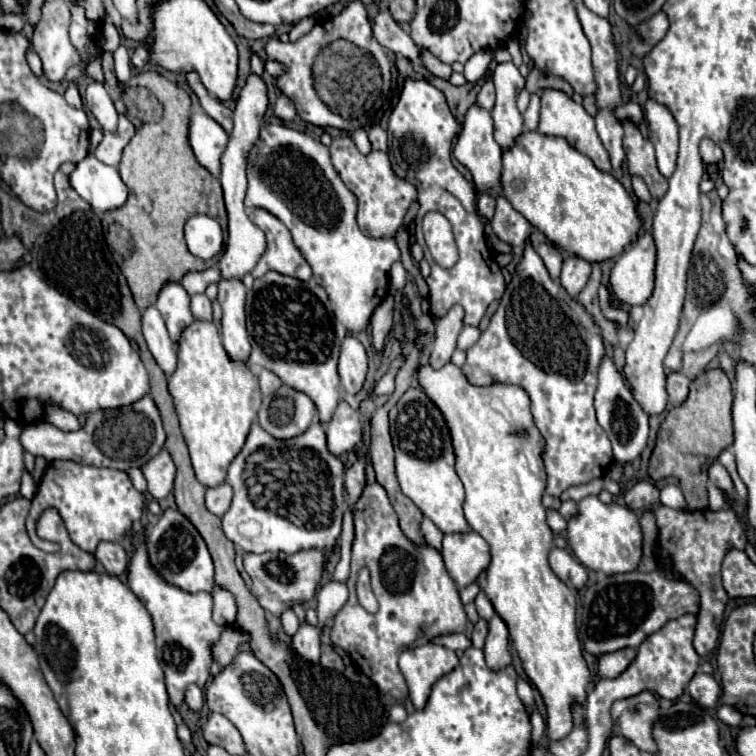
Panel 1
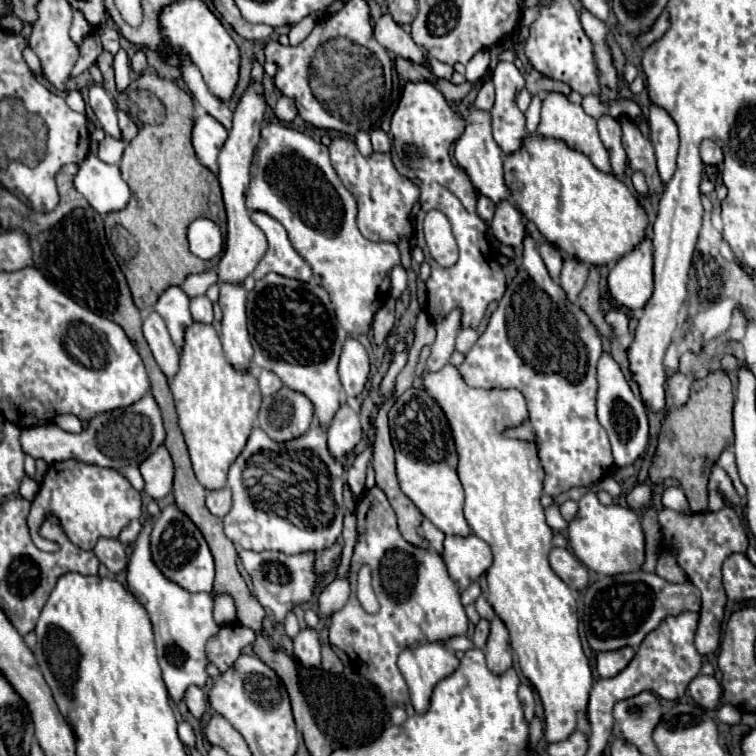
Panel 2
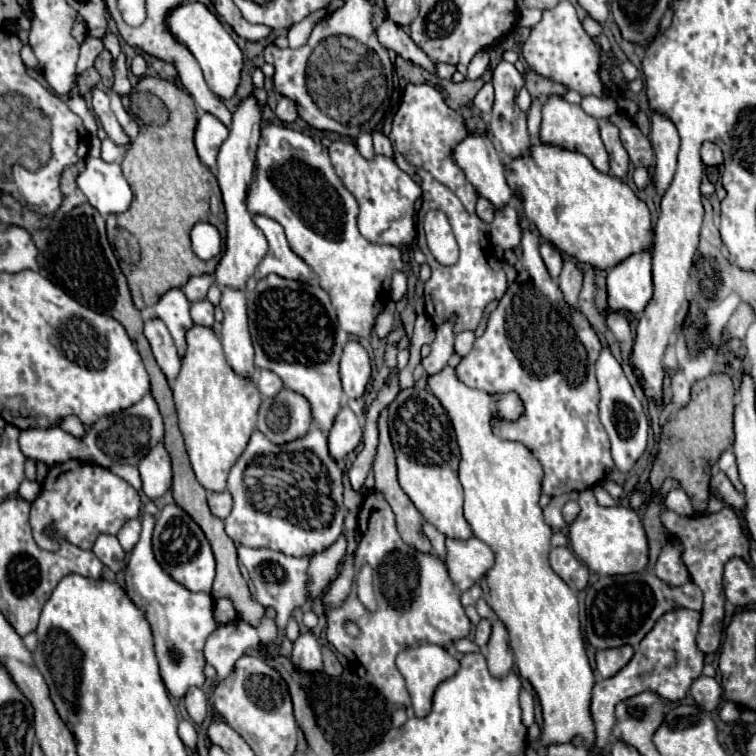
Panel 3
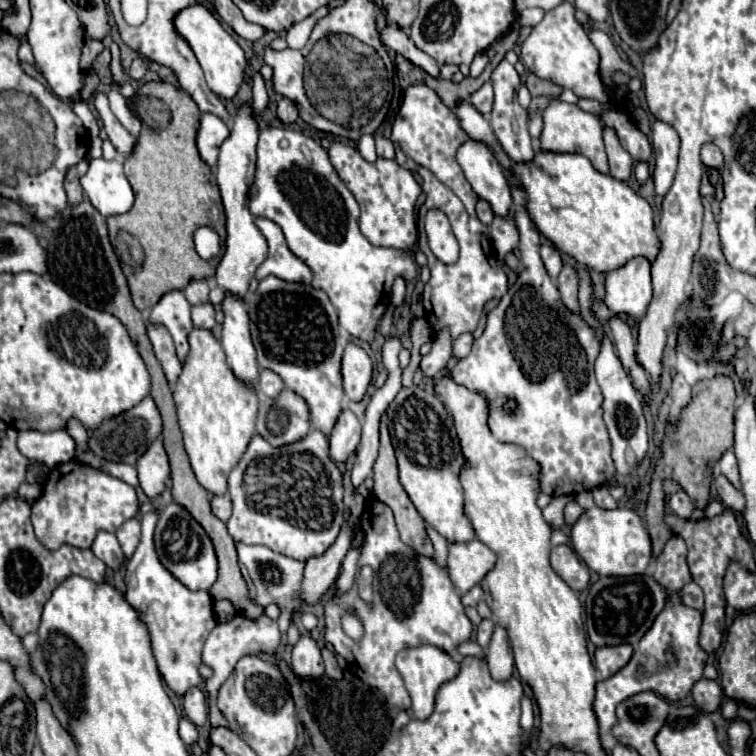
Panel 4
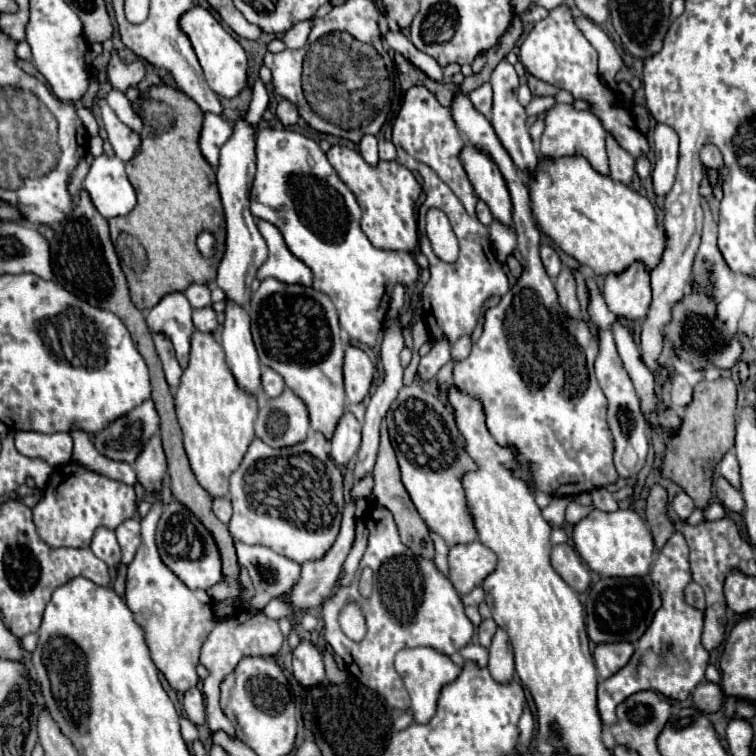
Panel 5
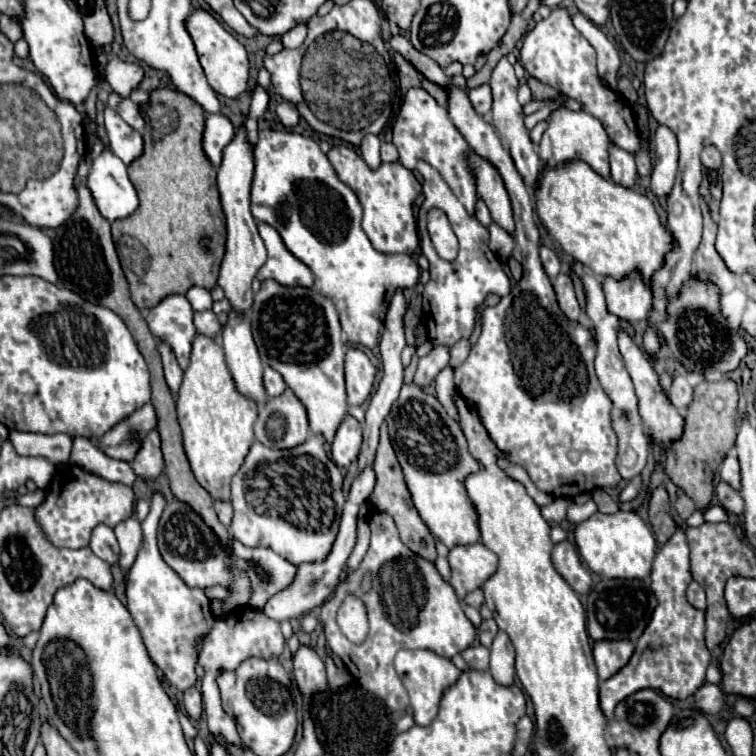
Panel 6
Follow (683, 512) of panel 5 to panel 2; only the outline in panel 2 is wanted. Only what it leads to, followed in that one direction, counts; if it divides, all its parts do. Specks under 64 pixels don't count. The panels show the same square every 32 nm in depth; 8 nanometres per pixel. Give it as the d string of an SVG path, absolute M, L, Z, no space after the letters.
M670 486L670 488L664 490L664 494L662 494L662 504L664 504L666 508L676 510L676 512L690 512L688 500L686 500L684 492L682 492L680 488L676 488L676 486Z

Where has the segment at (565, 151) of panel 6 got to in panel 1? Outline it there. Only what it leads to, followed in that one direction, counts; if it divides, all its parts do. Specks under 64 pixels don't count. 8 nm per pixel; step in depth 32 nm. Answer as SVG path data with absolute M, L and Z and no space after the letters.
M546 88L542 90L542 110L540 110L540 126L538 130L542 134L548 134L548 136L562 136L570 142L570 146L574 146L578 152L586 154L598 170L602 172L610 172L610 158L608 158L608 152L602 144L602 140L598 138L598 132L596 132L596 126L594 126L594 118L586 112L586 108L582 104L576 104L570 96L566 96L562 90L552 90L552 88Z

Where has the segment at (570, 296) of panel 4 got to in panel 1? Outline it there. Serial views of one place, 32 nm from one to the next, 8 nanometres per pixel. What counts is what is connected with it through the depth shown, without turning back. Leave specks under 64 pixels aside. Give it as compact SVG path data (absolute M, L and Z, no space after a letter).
M568 254L568 256L564 258L560 282L562 282L562 286L566 288L566 292L568 292L572 298L576 298L578 292L586 286L588 278L590 278L590 272L592 272L590 262L586 262L586 260L580 258L580 256Z

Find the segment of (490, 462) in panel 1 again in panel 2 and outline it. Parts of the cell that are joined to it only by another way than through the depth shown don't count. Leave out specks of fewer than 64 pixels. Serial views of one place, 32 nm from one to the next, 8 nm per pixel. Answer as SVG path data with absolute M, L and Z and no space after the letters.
M446 364L442 370L424 370L422 384L426 392L440 404L448 424L452 428L456 452L458 452L458 476L466 492L464 516L476 536L480 536L494 554L492 566L480 576L482 594L492 604L494 612L506 624L510 632L510 646L518 654L522 674L538 690L544 704L544 738L548 742L566 740L576 728L588 734L586 704L588 692L592 688L592 672L582 650L578 636L578 616L576 598L572 590L552 572L548 564L548 554L552 550L552 530L546 524L544 508L540 496L544 490L544 468L538 458L536 442L508 438L506 430L528 422L528 404L520 390L516 388L472 388L464 382L456 366Z

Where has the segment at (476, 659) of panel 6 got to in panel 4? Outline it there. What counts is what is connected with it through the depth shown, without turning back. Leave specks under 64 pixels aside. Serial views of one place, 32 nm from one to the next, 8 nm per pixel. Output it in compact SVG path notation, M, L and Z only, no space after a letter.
M470 640L462 642L462 644L458 646L458 652L460 652L462 656L484 656L482 648L480 648L476 642L470 642Z

